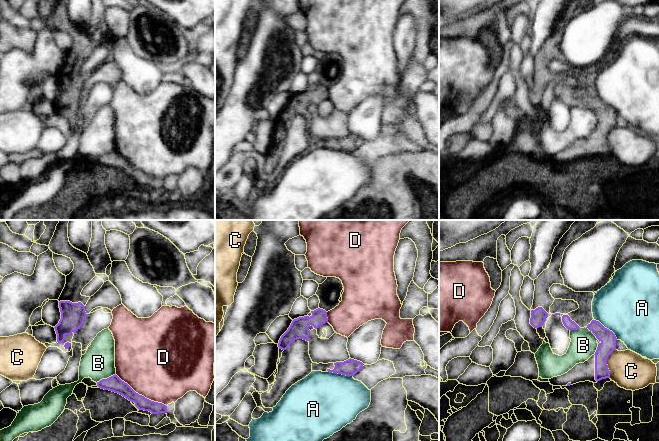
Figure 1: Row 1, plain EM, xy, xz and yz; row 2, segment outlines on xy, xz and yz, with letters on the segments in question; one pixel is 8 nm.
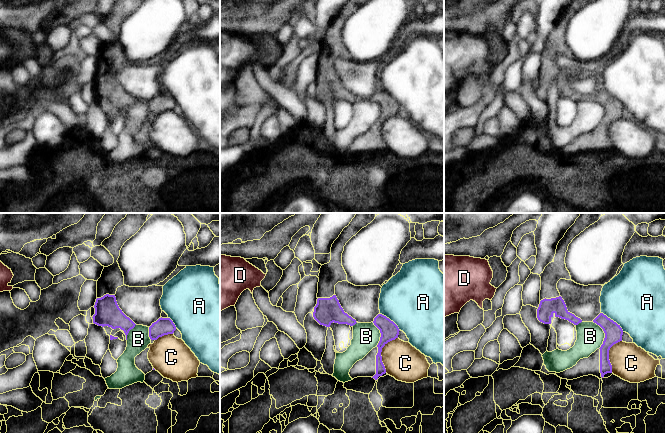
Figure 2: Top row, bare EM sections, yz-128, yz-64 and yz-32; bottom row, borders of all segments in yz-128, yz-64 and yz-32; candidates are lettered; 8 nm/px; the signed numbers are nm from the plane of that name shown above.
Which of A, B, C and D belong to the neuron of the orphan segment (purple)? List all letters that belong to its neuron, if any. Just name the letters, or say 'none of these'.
none of these

